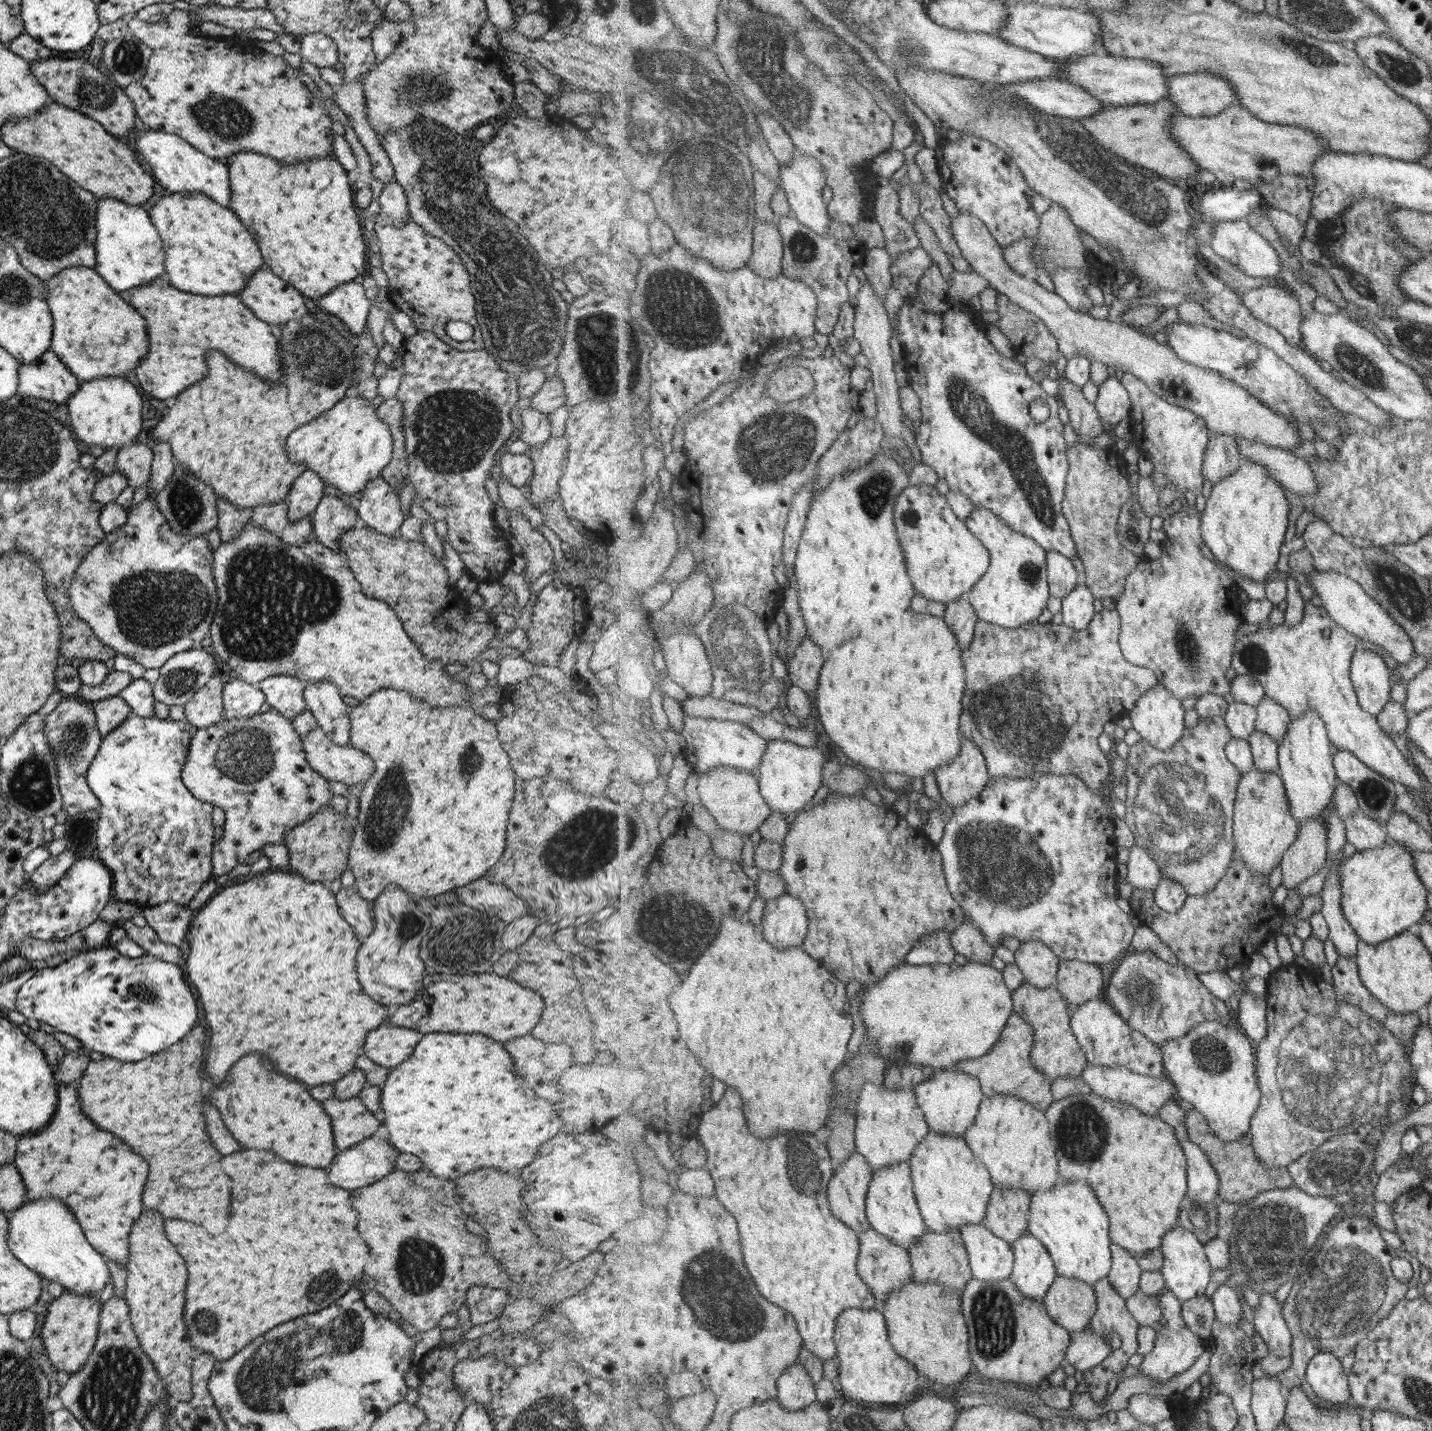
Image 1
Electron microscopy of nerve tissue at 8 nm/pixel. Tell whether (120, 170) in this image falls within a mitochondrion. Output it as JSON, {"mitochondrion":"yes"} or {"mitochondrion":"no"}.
{"mitochondrion":"no"}

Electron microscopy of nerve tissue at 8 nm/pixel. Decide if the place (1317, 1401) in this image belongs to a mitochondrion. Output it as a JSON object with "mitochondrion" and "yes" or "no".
{"mitochondrion":"no"}

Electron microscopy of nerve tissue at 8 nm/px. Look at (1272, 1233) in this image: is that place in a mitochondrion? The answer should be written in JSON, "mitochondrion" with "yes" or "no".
{"mitochondrion":"yes"}

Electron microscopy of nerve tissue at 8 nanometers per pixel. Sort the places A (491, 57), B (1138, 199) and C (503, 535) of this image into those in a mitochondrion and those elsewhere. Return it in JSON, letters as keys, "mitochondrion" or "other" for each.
{"A":"other","B":"mitochondrion","C":"other"}

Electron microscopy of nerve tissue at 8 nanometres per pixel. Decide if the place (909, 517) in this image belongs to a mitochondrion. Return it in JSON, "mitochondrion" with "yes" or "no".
{"mitochondrion":"yes"}

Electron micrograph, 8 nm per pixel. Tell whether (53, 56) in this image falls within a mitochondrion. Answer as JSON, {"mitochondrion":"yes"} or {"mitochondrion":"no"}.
{"mitochondrion":"no"}

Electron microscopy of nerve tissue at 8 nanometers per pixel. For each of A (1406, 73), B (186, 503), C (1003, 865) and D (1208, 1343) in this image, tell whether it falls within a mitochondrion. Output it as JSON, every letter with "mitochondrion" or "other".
{"A":"mitochondrion","B":"mitochondrion","C":"mitochondrion","D":"other"}

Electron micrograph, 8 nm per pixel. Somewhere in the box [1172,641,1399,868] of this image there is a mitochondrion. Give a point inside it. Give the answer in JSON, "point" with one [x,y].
{"point":[1375,795]}

